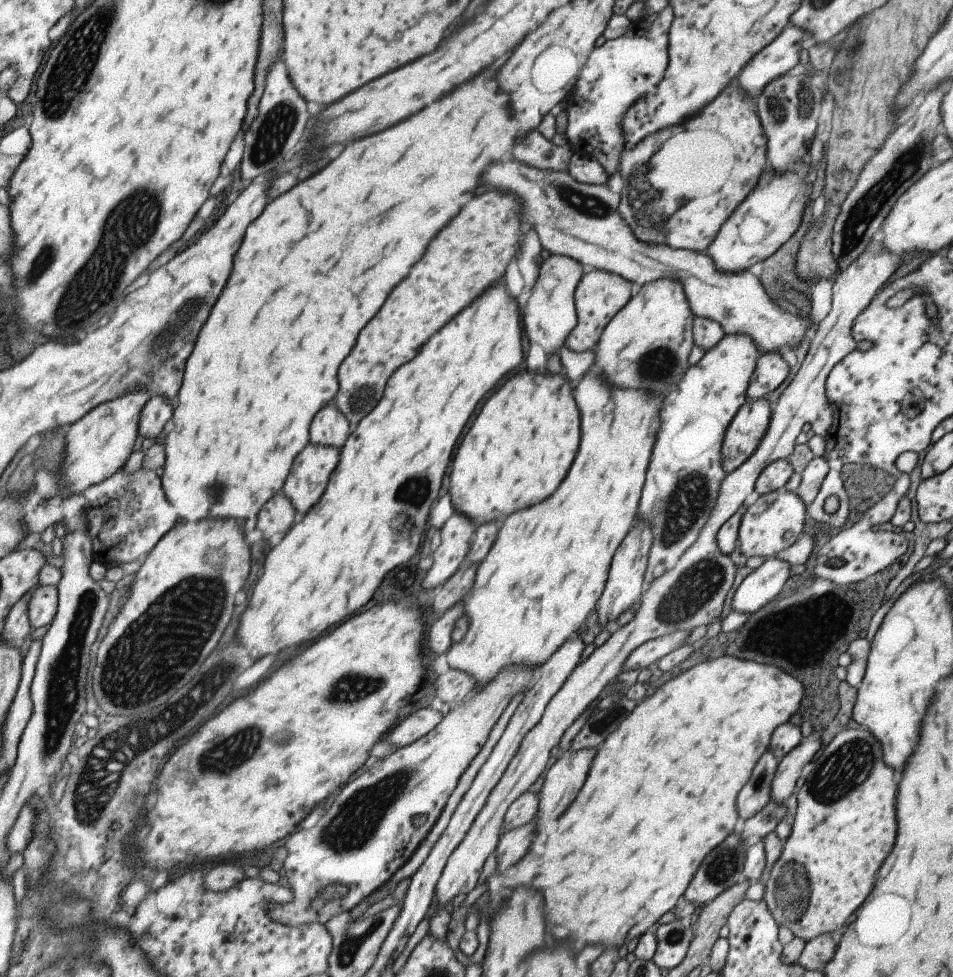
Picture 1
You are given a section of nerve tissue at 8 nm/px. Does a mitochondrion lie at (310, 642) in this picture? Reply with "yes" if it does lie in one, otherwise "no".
no

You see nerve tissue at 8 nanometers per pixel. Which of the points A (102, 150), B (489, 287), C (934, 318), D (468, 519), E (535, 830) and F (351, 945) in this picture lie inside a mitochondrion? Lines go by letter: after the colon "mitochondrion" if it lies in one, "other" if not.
A: other
B: other
C: other
D: other
E: other
F: mitochondrion

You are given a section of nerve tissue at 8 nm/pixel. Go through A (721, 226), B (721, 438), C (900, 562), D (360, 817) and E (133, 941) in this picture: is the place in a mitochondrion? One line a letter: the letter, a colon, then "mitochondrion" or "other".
A: other
B: other
C: other
D: mitochondrion
E: other

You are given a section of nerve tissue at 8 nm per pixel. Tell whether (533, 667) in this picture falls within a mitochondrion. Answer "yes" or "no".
no

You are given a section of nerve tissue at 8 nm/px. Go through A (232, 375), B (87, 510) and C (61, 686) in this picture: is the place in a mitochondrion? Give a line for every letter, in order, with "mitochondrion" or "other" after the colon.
A: other
B: other
C: mitochondrion

